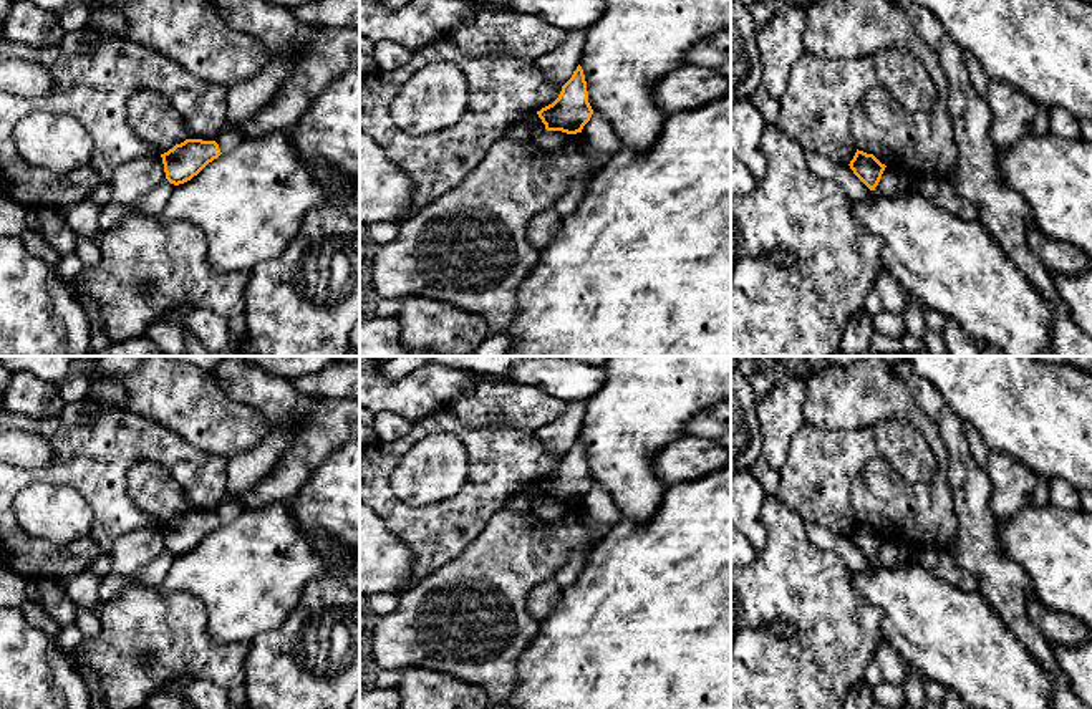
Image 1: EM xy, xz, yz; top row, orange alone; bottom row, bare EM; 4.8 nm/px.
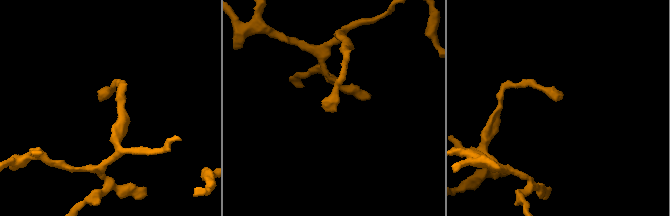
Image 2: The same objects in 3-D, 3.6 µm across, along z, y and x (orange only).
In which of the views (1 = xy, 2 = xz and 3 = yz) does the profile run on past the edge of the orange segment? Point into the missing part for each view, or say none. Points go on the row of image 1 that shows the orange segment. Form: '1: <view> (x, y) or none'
1: none
2: none
3: none

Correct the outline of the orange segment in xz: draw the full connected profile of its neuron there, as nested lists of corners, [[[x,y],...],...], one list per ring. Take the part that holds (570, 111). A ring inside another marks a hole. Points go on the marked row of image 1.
[[[580,65],[572,78],[562,86],[558,98],[537,111],[537,114],[547,131],[562,131],[567,134],[582,133],[593,109],[588,103],[587,81]]]

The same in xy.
[[[186,139],[161,154],[166,179],[174,186],[184,184],[220,154],[222,152],[215,141]]]

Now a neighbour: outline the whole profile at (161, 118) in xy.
[[[156,89],[138,91],[128,103],[128,113],[134,133],[157,154],[187,139],[181,116]]]

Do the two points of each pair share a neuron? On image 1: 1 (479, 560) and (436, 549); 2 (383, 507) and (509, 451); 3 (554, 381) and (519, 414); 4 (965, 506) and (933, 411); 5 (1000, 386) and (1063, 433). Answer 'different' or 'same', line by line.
1: different
2: same
3: different
4: same
5: same

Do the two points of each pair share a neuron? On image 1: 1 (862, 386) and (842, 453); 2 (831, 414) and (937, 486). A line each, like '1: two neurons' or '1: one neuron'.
1: two neurons
2: one neuron

